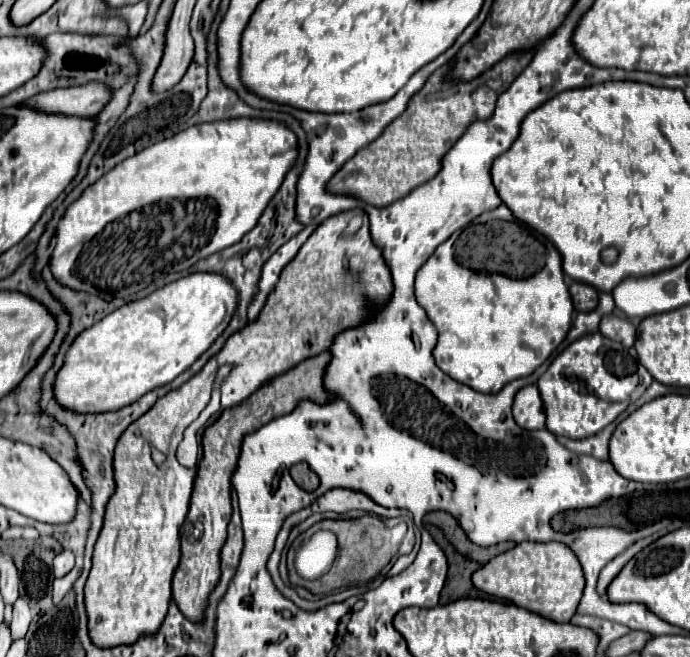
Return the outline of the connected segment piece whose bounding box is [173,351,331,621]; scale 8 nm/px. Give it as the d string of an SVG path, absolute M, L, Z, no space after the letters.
M325 351L317 357L309 357L289 369L283 375L277 375L251 397L247 397L243 407L229 407L221 417L209 425L203 433L203 459L199 463L199 473L195 477L189 513L181 527L181 561L173 575L173 599L191 621L201 621L207 595L217 585L219 579L219 553L227 537L227 525L231 517L231 475L237 467L241 441L247 433L253 433L267 425L269 421L291 413L301 399L311 399L315 403L325 403L331 395L323 389L323 371L331 361L331 355Z

